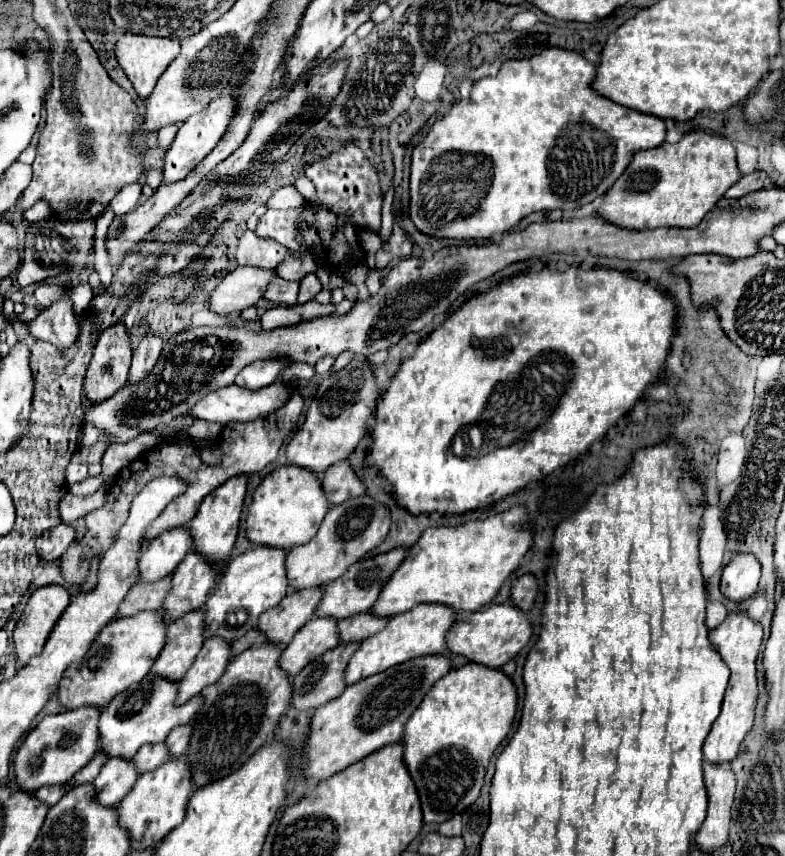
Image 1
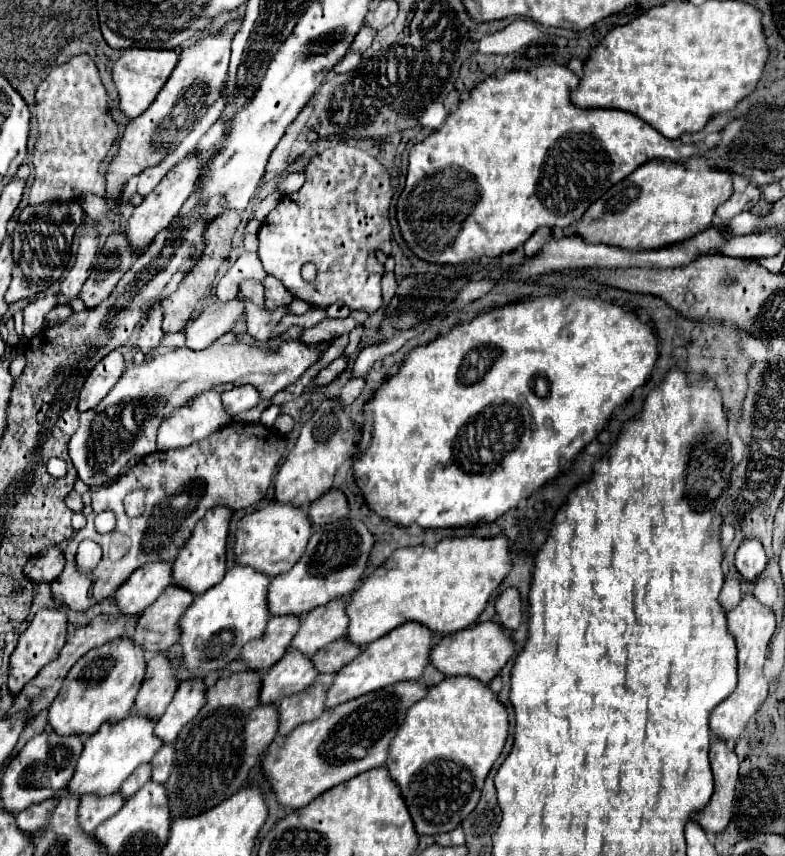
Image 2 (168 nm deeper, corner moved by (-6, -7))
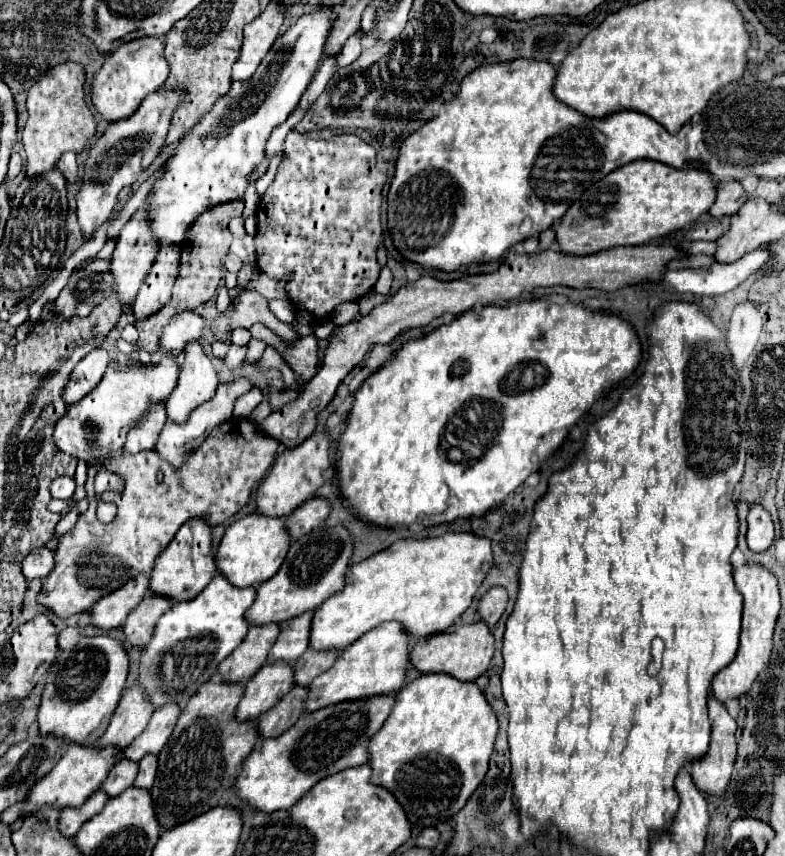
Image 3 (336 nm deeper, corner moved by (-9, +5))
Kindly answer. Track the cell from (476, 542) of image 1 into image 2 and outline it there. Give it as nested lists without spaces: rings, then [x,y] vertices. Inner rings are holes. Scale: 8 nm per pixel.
[[[508,535],[496,537],[446,537],[436,547],[416,545],[396,551],[384,565],[380,565],[372,575],[366,577],[362,587],[348,601],[348,639],[352,643],[368,645],[378,637],[386,635],[394,627],[406,621],[418,621],[430,627],[434,633],[454,633],[466,629],[476,623],[480,613],[486,609],[490,597],[500,587],[502,579],[510,573],[512,557],[510,557],[510,539]]]

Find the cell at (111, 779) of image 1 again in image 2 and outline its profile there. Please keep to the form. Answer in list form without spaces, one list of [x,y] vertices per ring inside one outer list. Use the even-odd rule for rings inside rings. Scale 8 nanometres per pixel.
[[[112,793],[108,797],[100,795],[82,795],[80,799],[80,827],[88,833],[94,833],[100,823],[104,823],[110,815],[114,815],[122,805],[126,803],[126,797],[120,793]]]

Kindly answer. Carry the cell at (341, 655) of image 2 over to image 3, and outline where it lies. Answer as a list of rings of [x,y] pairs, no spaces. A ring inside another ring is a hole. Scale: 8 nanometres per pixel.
[[[313,649],[305,651],[301,659],[297,659],[297,663],[291,663],[295,685],[307,687],[317,675],[327,671],[339,655],[341,651],[313,651]]]

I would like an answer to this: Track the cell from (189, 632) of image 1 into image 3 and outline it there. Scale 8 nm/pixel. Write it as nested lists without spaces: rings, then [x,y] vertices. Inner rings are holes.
[[[137,683],[129,689],[125,689],[125,693],[115,709],[115,715],[97,745],[125,749],[145,729],[153,711],[155,711],[153,705],[149,705],[149,701],[143,699],[143,691]]]

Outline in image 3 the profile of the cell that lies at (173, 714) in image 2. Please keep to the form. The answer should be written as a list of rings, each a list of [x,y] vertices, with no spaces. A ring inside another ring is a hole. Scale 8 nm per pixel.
[[[165,705],[165,707],[157,709],[151,715],[143,733],[137,735],[137,739],[123,751],[125,759],[141,761],[145,755],[157,755],[161,751],[161,747],[167,743],[173,727],[177,723],[179,713],[181,713],[181,709],[177,705]]]

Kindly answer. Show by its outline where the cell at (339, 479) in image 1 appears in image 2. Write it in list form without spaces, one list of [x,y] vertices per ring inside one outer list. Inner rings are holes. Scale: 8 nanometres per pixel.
[[[336,487],[330,489],[326,495],[322,495],[320,499],[316,499],[314,503],[310,503],[310,507],[308,507],[308,515],[314,521],[314,525],[338,521],[338,519],[346,517],[348,513],[350,513],[348,499],[342,493],[342,489],[336,489]]]

